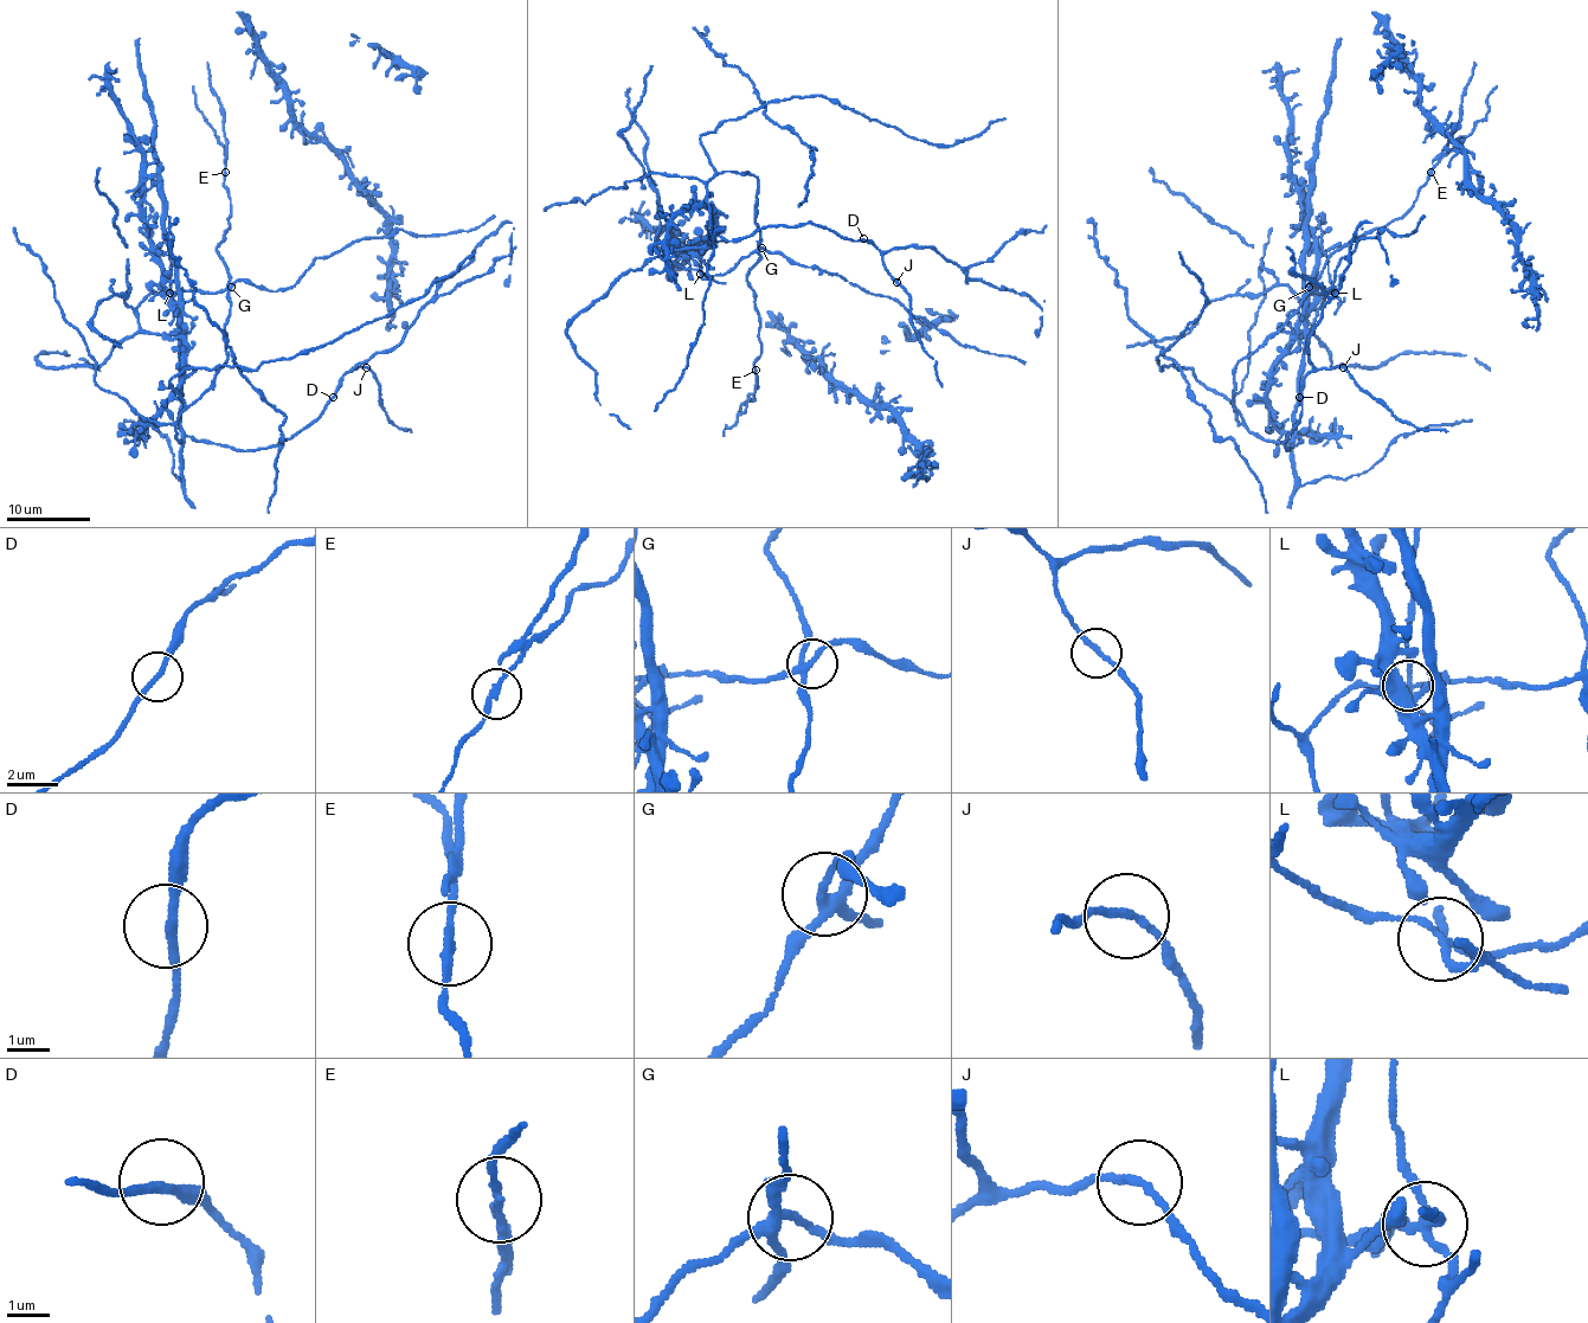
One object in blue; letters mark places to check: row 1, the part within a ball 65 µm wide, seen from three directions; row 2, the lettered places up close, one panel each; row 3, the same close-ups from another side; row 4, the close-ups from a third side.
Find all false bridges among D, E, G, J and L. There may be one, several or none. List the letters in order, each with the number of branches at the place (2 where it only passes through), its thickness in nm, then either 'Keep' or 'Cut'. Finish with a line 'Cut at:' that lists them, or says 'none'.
D: Branches: 2. Thickness 200 nm. Keep
E: Branches: 2. Thickness 200 nm. Cut
G: Branches: 4. Thickness 240 nm. Keep
J: Branches: 2. Thickness 170 nm. Keep
L: Branches: 5. Thickness 190 nm. Cut
Cut at: E, L

